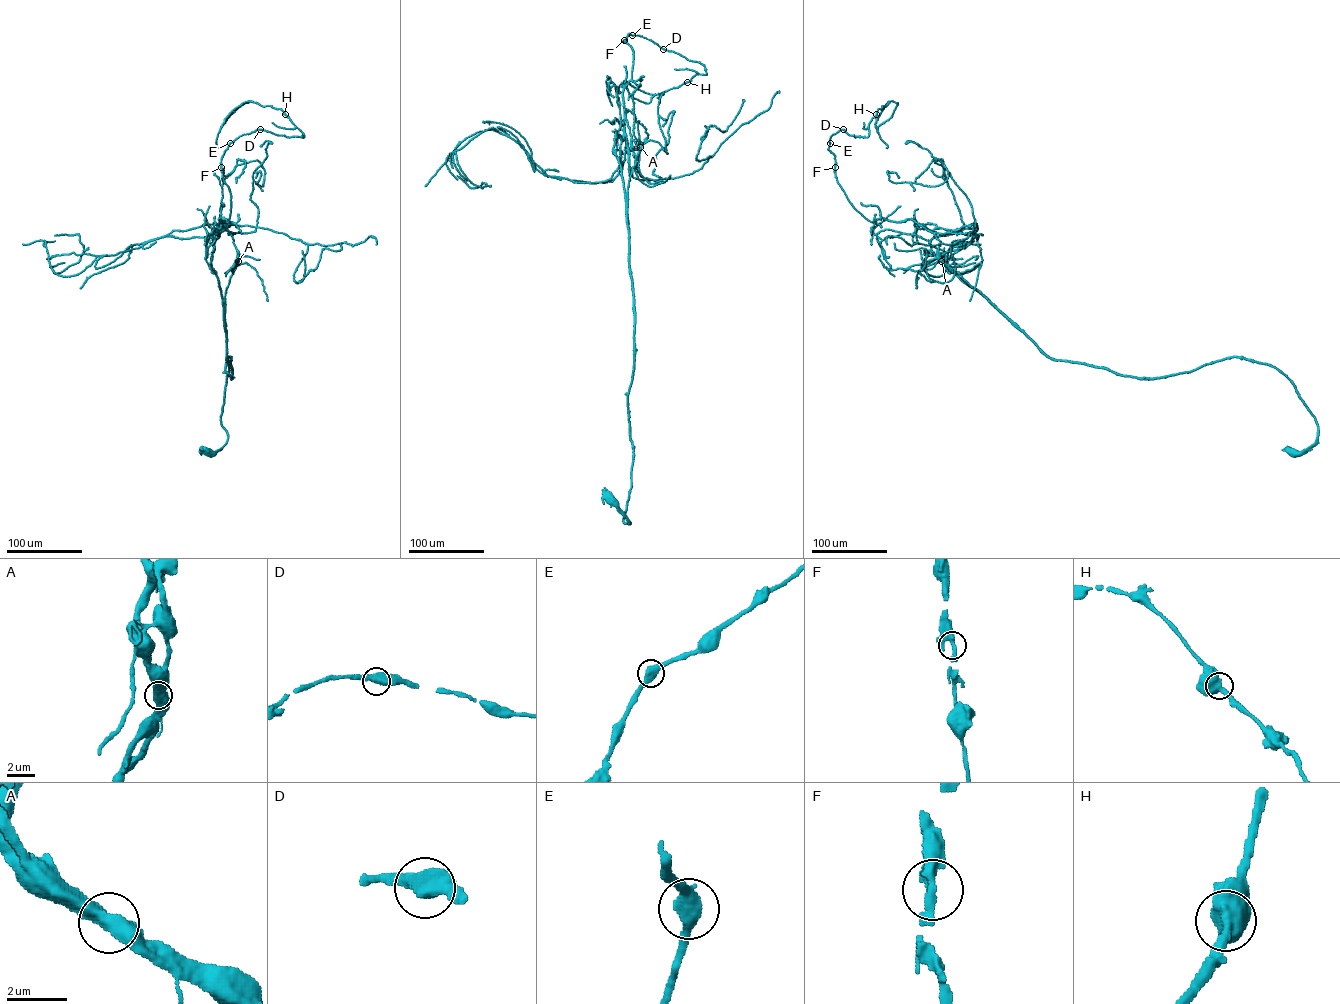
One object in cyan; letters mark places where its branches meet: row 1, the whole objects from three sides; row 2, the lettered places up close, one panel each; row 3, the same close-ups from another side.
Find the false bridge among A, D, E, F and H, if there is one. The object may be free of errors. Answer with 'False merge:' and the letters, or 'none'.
False merge: A

